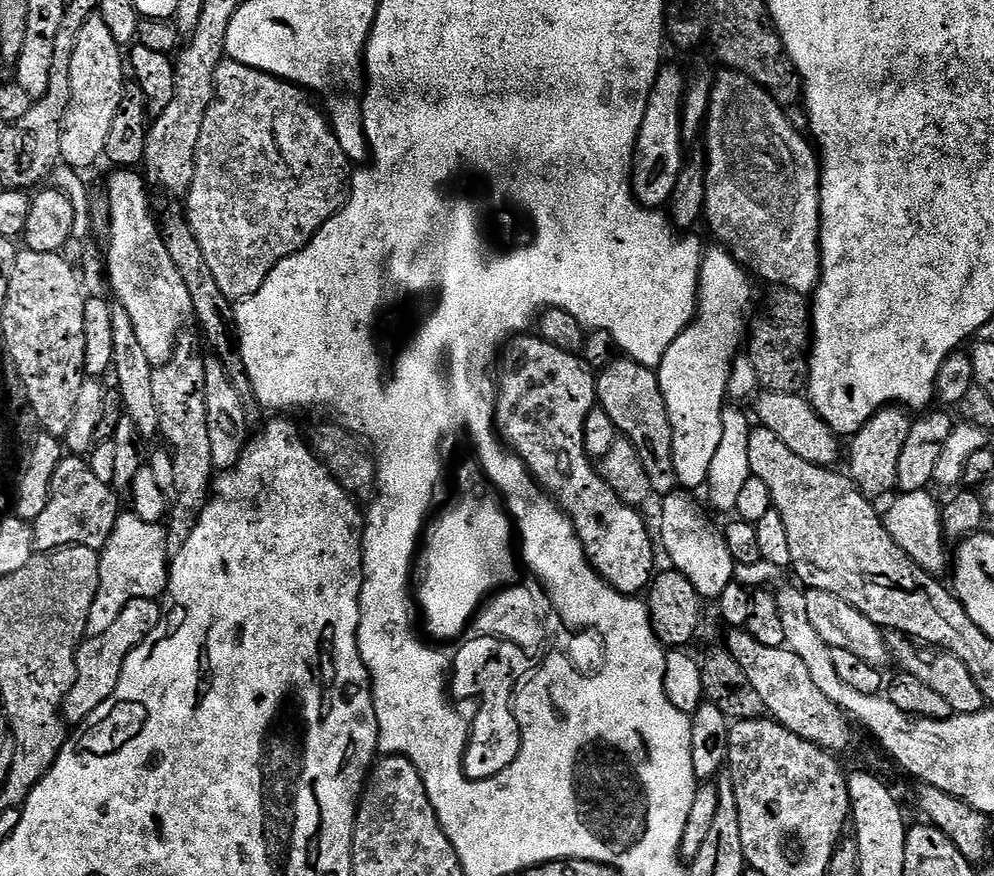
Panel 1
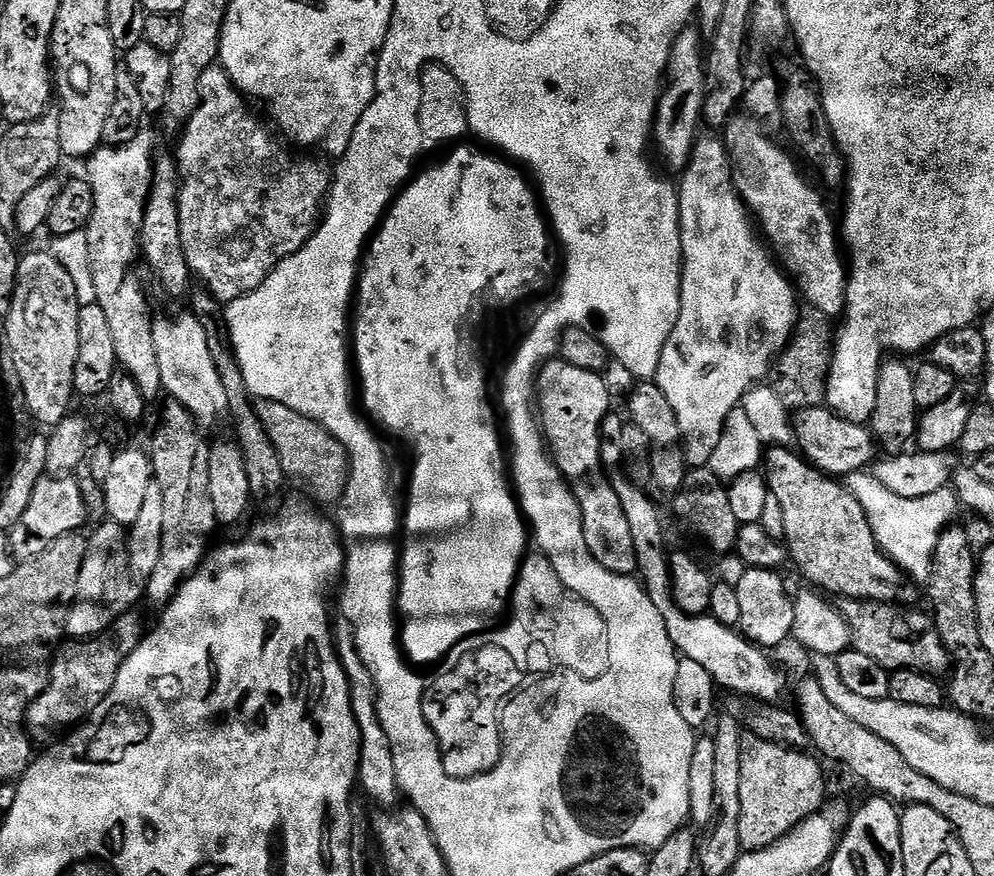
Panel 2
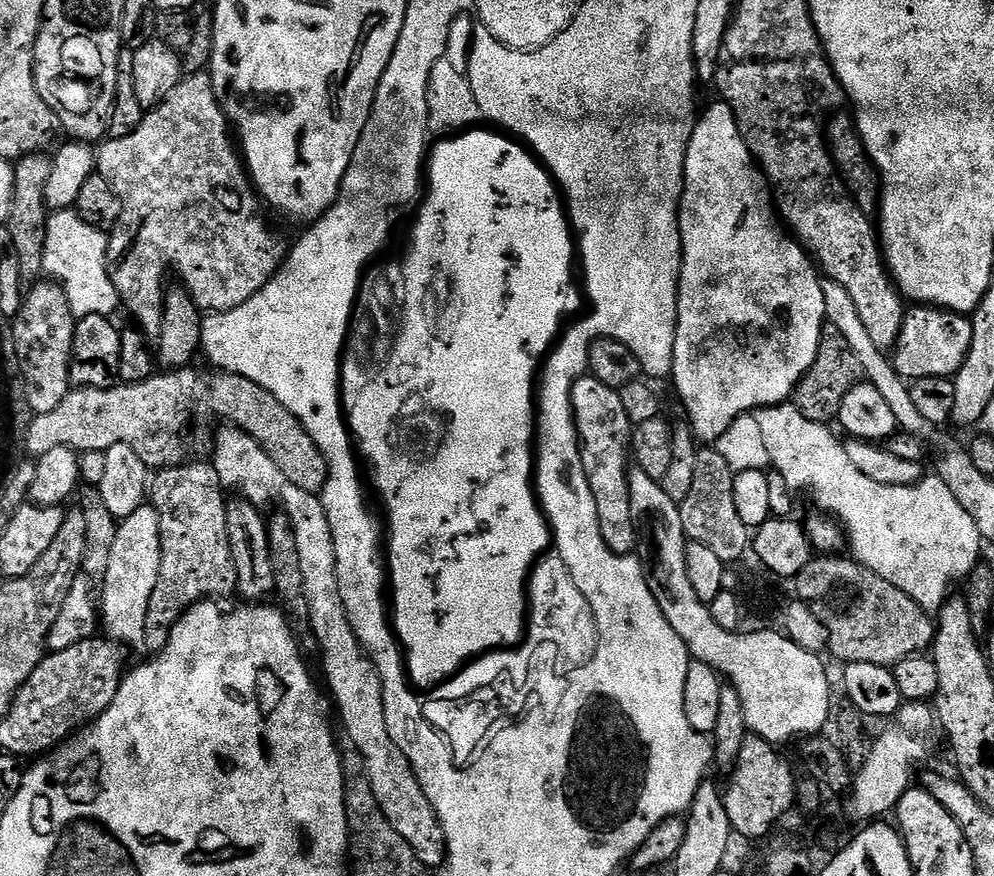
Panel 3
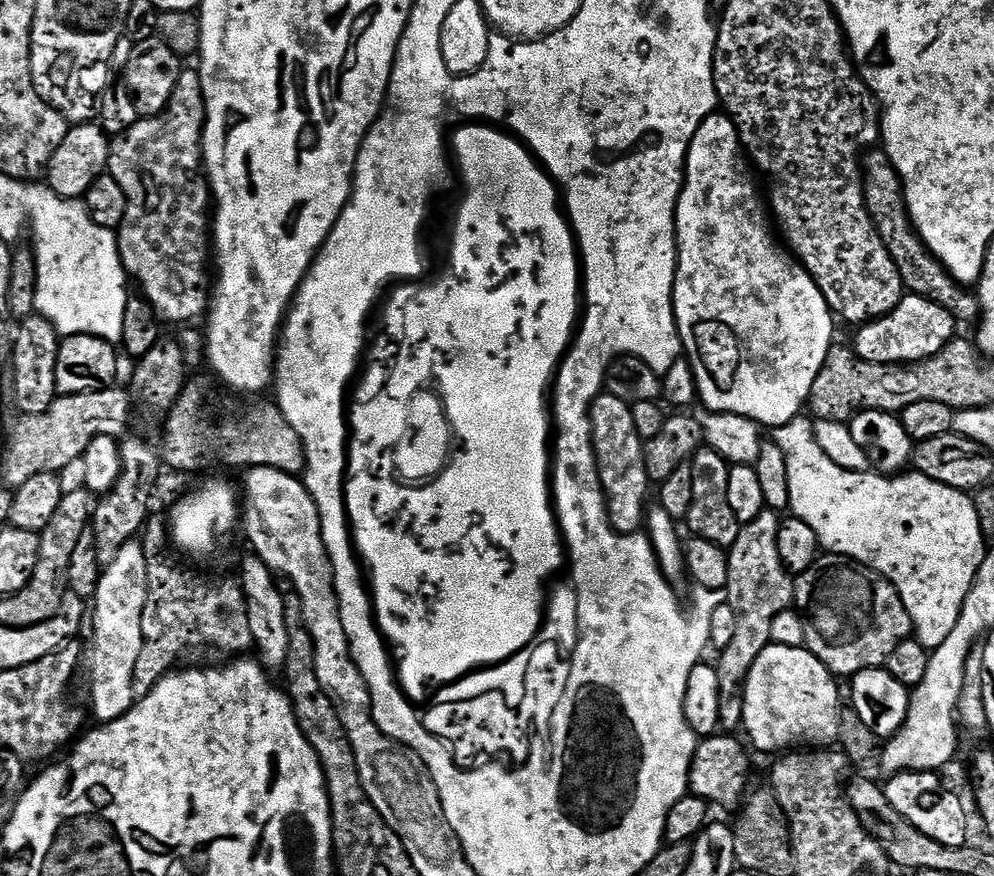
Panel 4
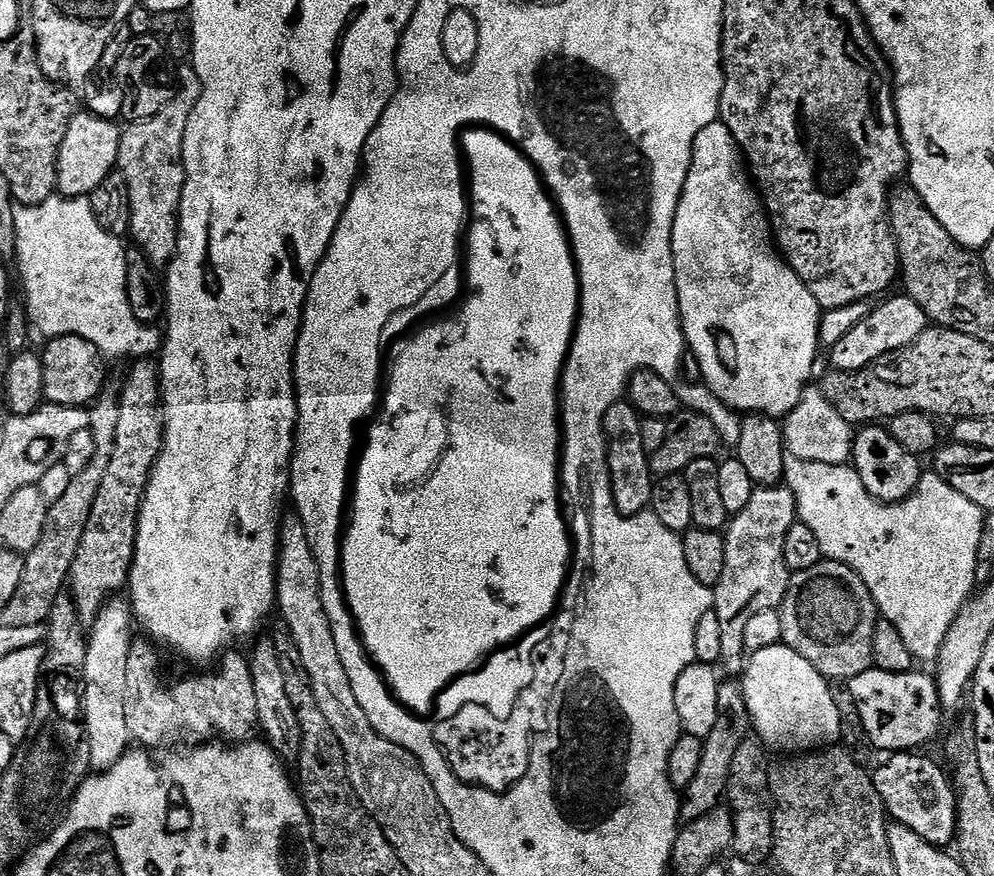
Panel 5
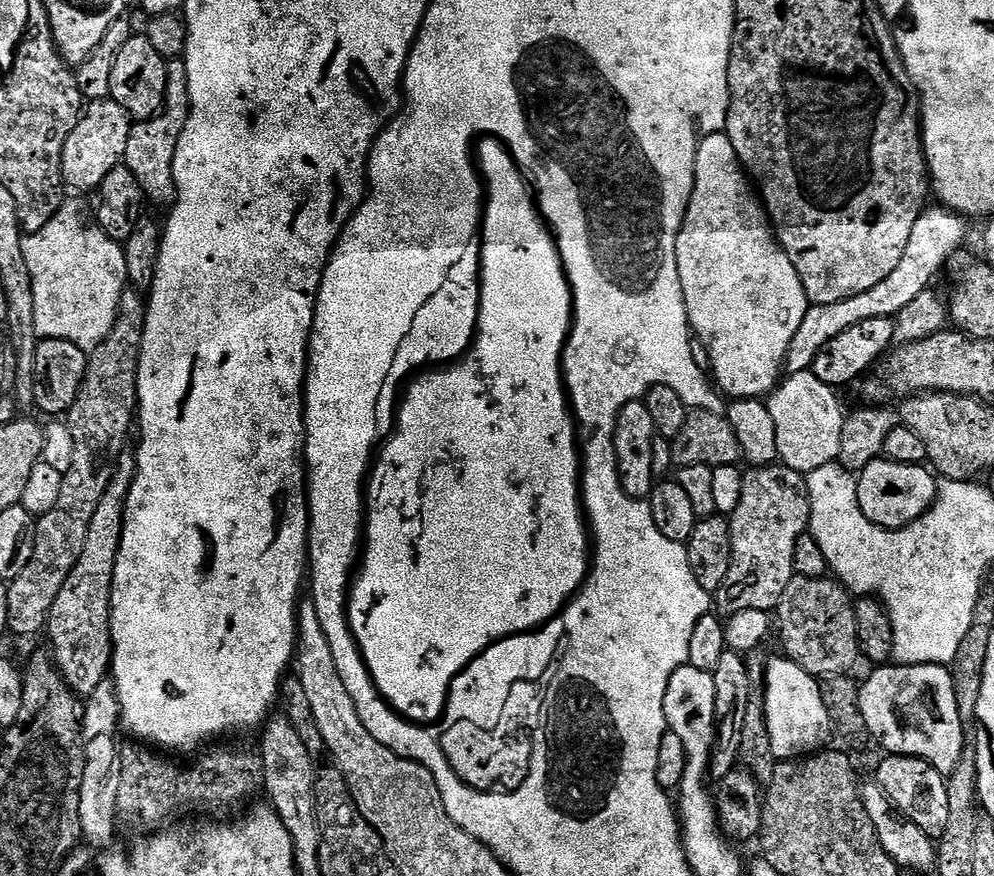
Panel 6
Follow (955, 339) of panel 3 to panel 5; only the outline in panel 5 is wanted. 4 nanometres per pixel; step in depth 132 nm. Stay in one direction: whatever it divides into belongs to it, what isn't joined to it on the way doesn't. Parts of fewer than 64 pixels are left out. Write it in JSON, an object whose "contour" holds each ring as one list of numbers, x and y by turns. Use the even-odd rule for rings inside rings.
{"contour":[[899,294,900,296,896,296,893,298,893,300,885,299,883,302,885,304,880,304,877,306,877,308,873,307,871,311,869,311,868,316,866,318,862,318,862,322,858,322,858,326,854,326,854,330,850,330,850,334,845,334,844,337,840,339,837,344,830,350,830,356,832,356,832,364,831,367,835,369,835,371,838,372,857,372,858,370,862,370,867,366,868,364,872,364,877,360,878,358,882,358,886,354,890,354,891,352,897,352,898,350,902,350,906,346,910,346,914,343,915,340,927,330,927,328,930,326,930,321,926,313,922,310,922,306,918,306,918,302,914,302,907,294]]}

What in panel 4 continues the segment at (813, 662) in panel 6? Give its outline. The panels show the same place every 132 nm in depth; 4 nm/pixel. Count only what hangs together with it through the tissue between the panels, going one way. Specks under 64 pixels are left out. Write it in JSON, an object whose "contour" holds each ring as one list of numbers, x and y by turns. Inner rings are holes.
{"contour":[[824,554,817,558,810,570,795,577,792,602,806,630,804,648,812,656,816,655,824,663,821,665,837,678,843,677,843,672,855,674,871,668,884,668,890,654,894,654,901,642,914,632,910,614,906,614,906,606,902,606,902,598,894,585,882,574,848,556]]}

